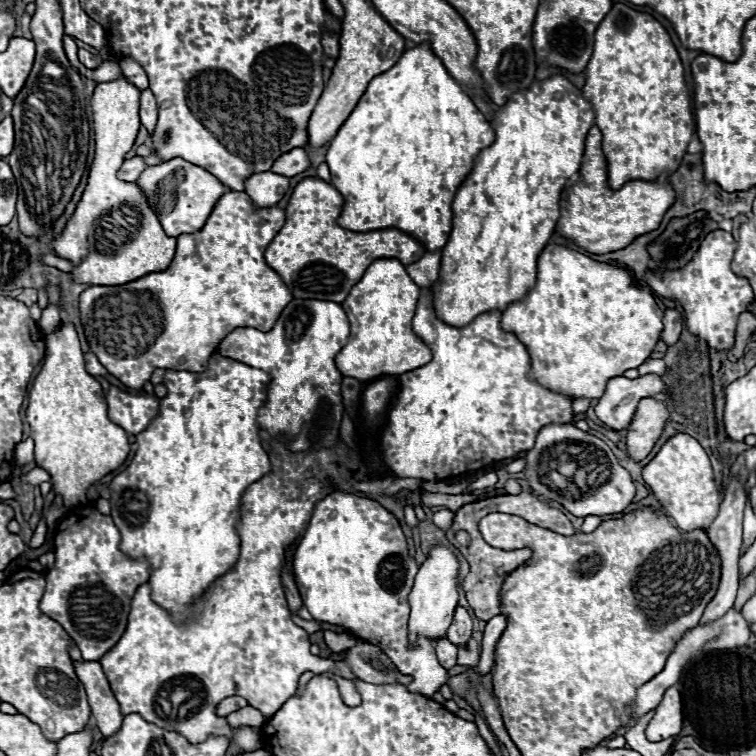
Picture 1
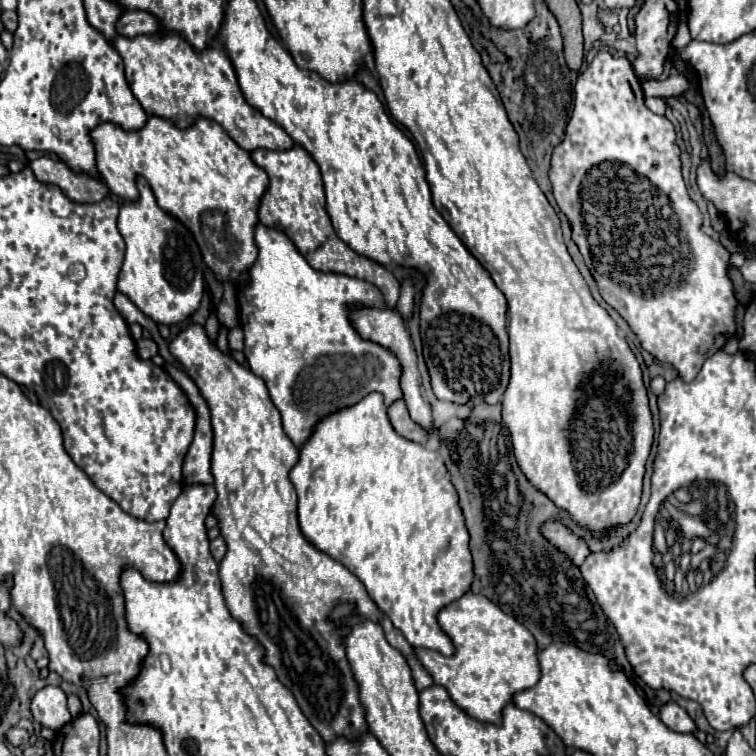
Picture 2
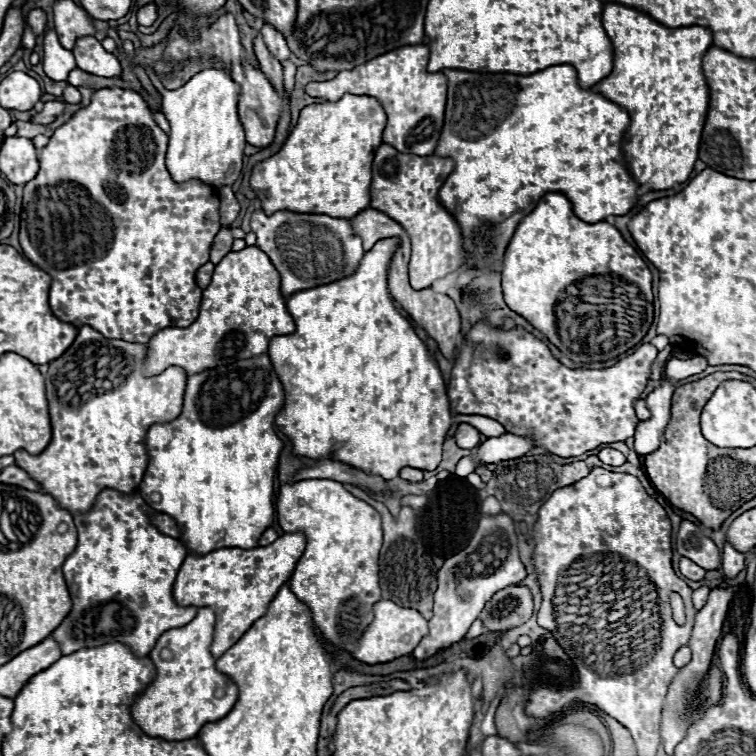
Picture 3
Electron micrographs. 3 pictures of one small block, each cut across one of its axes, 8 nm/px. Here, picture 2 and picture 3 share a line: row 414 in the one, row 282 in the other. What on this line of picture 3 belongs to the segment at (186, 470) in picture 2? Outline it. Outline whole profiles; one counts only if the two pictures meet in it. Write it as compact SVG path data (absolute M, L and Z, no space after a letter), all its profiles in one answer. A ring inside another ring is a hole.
M206 262L206 264L196 272L196 284L198 284L200 288L206 288L206 286L210 284L212 272L214 272L214 264L212 264L212 262Z

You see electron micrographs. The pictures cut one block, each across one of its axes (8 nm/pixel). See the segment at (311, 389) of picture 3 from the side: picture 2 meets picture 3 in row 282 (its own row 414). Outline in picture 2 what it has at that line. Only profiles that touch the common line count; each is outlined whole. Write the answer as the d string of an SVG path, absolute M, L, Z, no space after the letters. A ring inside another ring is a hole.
M370 392L358 404L354 404L350 408L342 408L342 410L322 418L314 426L314 432L310 434L310 438L300 446L300 456L298 456L298 462L294 464L294 468L290 470L290 480L292 480L292 484L294 484L296 492L298 492L298 520L300 520L302 534L318 550L326 552L328 556L332 556L340 564L348 566L358 576L358 580L366 586L368 596L376 602L376 606L380 610L384 610L390 616L392 624L406 636L406 640L412 646L428 648L428 650L440 650L444 656L452 656L454 646L450 644L450 638L438 628L436 614L438 614L438 610L442 606L458 600L460 596L464 596L470 590L470 584L472 584L472 556L470 556L470 548L468 548L470 534L466 532L462 508L458 504L458 492L456 492L454 484L450 482L450 472L448 472L440 452L432 452L432 450L428 450L428 448L424 448L424 446L396 434L396 430L392 428L392 424L388 420L382 394L380 392Z

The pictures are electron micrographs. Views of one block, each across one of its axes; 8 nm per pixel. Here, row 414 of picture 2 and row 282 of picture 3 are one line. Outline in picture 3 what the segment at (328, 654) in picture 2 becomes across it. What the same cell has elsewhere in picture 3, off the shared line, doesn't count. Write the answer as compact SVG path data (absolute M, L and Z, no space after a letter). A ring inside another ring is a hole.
M258 246L226 254L212 274L210 286L204 290L200 316L188 328L164 328L148 342L148 358L144 374L154 376L168 366L180 366L186 374L244 360L264 354L272 336L294 332L294 320L286 310L286 300L280 290L280 274L272 260Z

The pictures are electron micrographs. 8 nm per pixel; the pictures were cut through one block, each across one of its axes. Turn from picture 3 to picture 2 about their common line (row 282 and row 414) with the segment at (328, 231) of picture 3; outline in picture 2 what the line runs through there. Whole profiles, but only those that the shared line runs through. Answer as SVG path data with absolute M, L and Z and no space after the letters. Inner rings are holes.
M258 222L254 228L254 240L258 246L258 258L248 268L248 282L238 290L240 326L244 330L244 354L250 370L266 382L270 400L280 410L284 432L290 436L290 440L296 446L302 446L320 418L356 404L370 392L380 392L386 406L400 400L400 360L388 348L362 340L350 322L350 310L356 306L388 308L382 292L374 284L346 274L314 270L298 252L294 242L278 228L268 228Z

